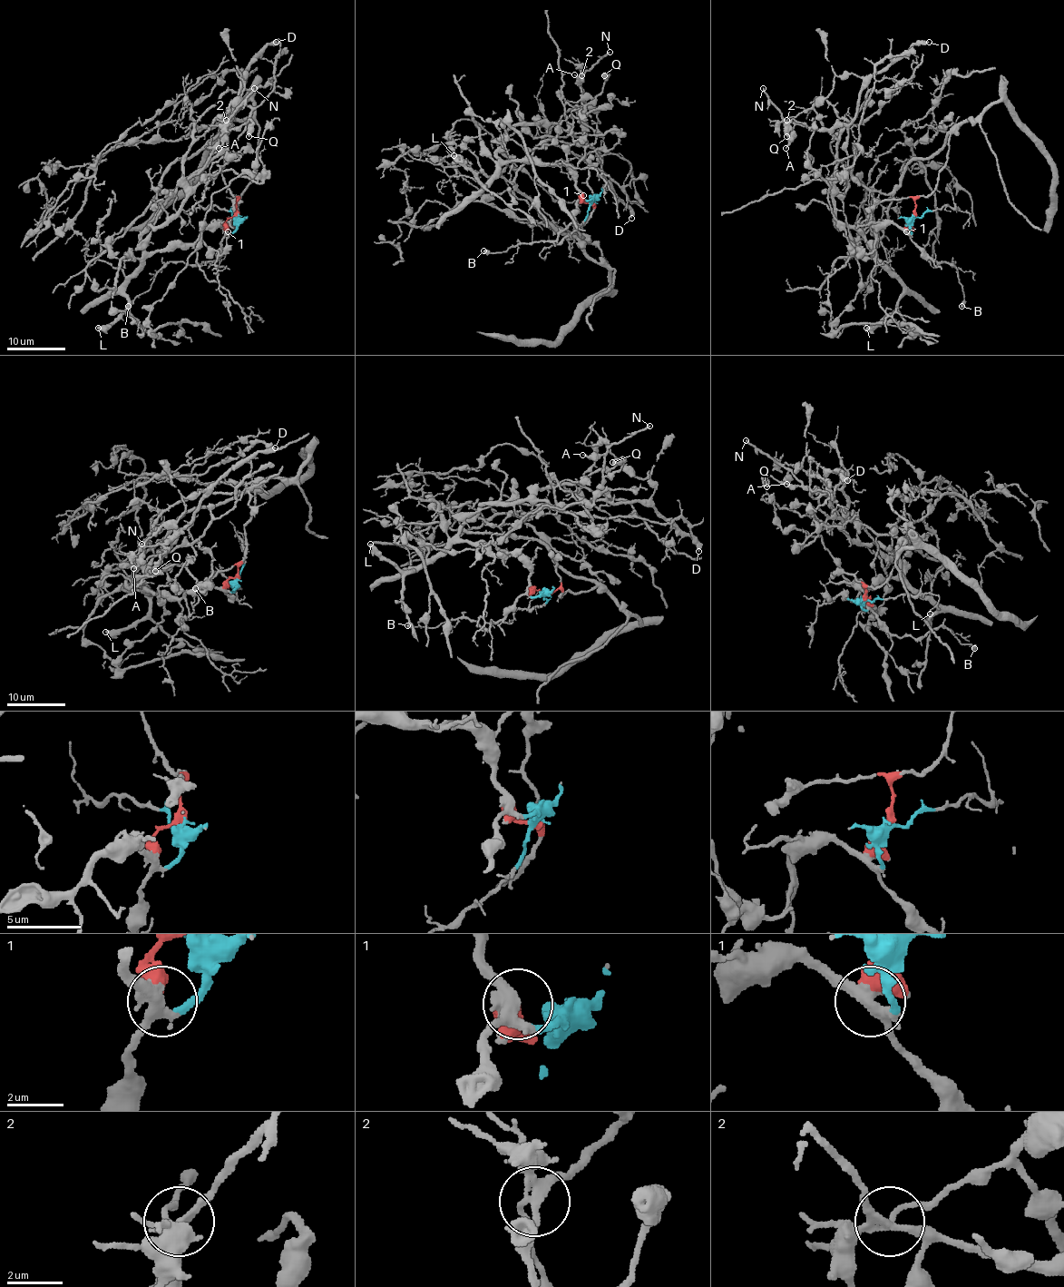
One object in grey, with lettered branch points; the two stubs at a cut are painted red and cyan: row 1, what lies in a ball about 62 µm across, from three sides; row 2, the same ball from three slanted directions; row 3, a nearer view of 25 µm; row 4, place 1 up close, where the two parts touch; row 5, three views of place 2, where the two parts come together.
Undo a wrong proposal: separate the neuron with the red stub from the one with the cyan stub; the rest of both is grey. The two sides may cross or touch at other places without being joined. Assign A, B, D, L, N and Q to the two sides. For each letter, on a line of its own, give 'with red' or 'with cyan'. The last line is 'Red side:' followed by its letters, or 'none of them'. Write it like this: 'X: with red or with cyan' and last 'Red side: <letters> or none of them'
A: with red
B: with cyan
D: with red
L: with cyan
N: with red
Q: with red
Red side: A, D, N, Q

